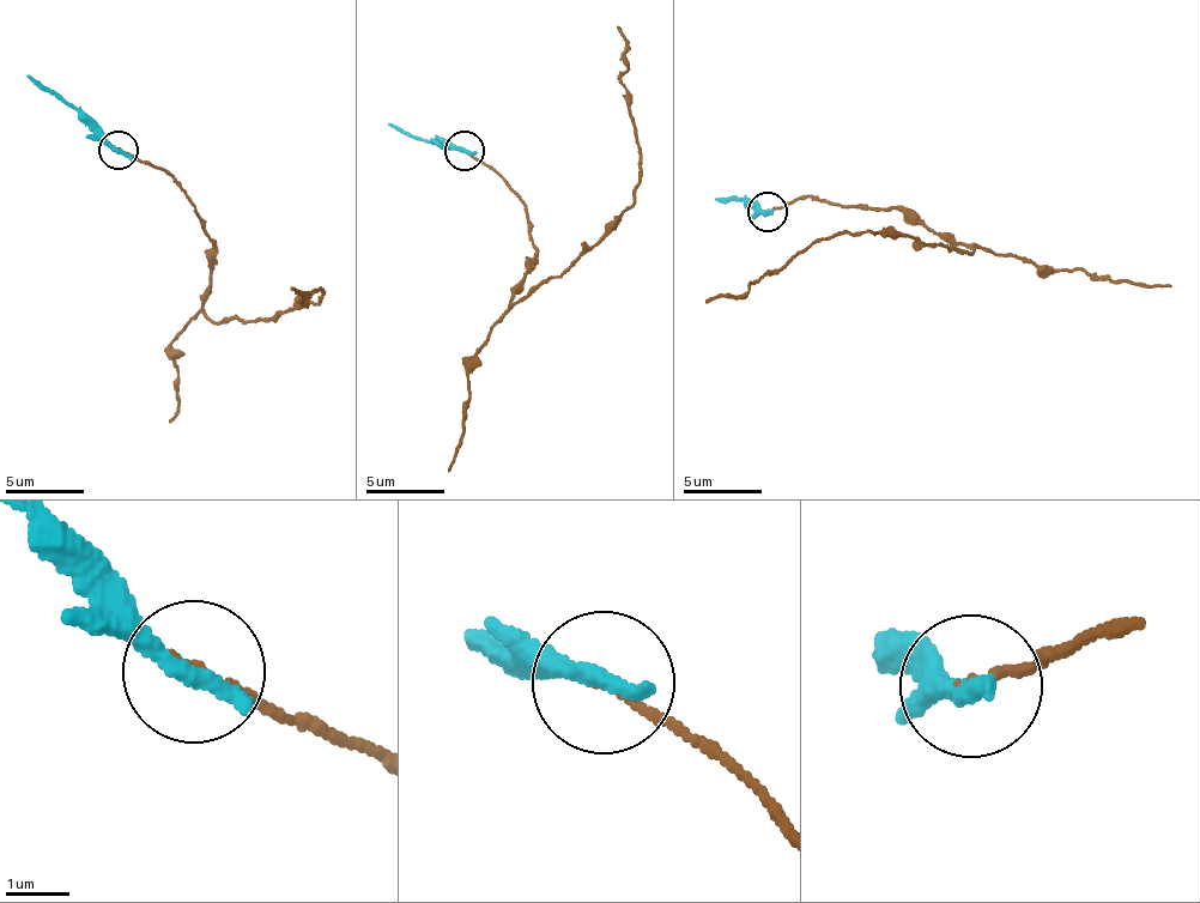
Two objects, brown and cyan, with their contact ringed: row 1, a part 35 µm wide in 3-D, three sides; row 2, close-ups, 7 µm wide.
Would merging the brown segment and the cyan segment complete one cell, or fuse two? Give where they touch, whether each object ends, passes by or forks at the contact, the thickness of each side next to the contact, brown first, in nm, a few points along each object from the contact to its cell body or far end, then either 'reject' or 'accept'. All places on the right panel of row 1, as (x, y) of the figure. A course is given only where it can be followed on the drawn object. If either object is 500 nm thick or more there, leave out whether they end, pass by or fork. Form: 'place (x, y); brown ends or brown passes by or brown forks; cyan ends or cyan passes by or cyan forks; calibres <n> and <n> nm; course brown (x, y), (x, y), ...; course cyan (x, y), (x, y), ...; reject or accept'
place (768, 212); brown ends; cyan ends; calibres 90 and 340 nm; course brown (767, 211), (800, 198), (836, 206), (908, 207), (970, 252), (884, 228), (814, 238), (738, 296), (704, 302); course cyan (767, 211), (715, 198); reject

